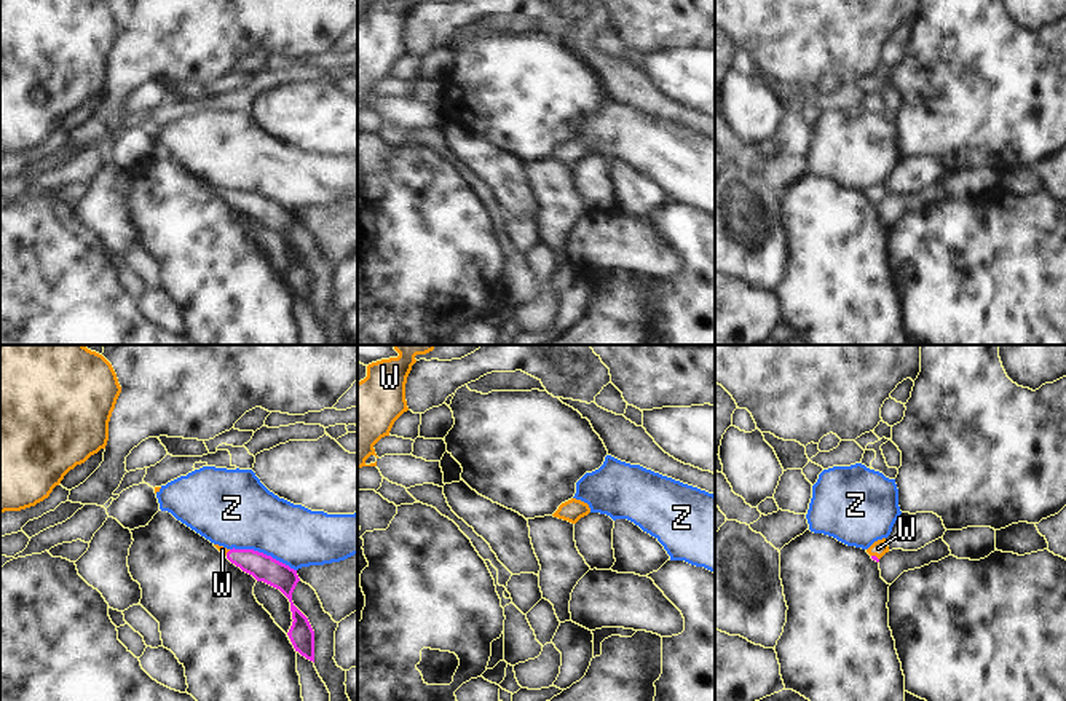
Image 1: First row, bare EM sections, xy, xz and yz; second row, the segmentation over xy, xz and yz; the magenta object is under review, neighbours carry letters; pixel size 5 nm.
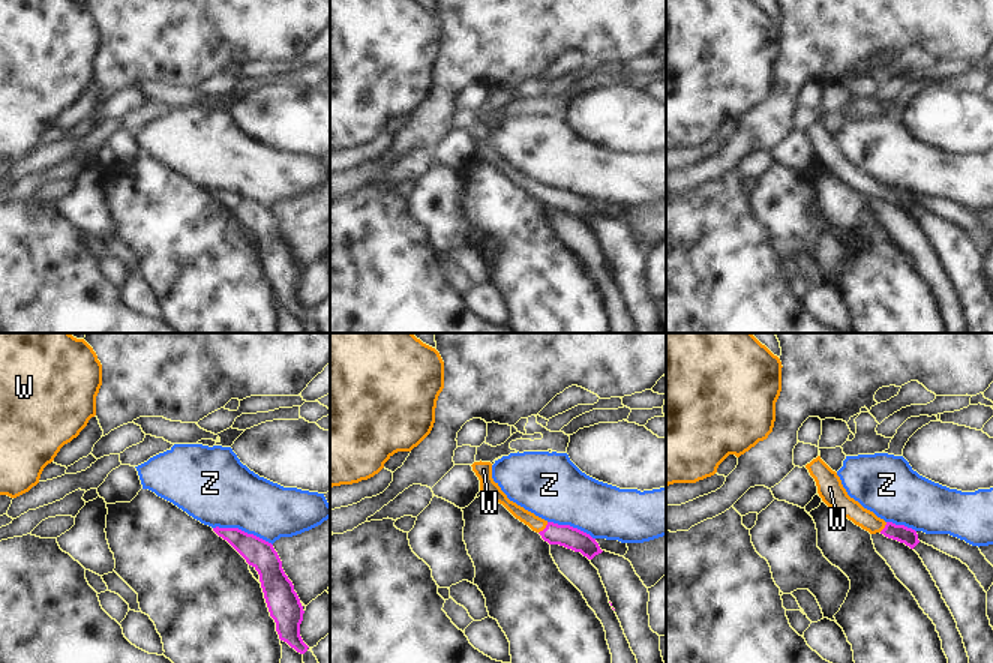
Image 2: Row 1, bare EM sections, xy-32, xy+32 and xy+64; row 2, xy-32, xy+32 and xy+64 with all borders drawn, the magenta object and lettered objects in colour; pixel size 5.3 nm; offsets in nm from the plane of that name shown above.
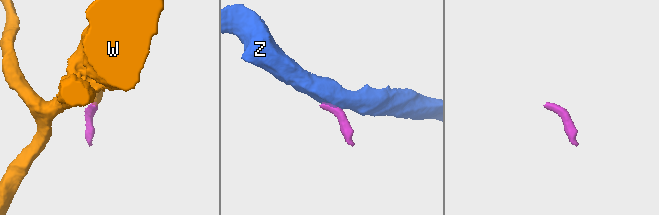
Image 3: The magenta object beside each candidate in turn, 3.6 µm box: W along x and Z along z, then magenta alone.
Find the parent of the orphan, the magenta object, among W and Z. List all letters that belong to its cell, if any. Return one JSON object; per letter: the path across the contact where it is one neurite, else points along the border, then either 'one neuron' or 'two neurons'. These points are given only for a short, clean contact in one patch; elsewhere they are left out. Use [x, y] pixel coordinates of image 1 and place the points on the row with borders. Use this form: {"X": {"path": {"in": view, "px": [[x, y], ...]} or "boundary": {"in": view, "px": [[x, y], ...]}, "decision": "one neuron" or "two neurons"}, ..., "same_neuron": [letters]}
{"W": {"path": {"in": "yz", "px": [[873, 558], [875, 556], [878, 548]]}, "decision": "one neuron"}, "Z": {"boundary": {"in": "xy", "px": [[230, 548], [262, 551], [296, 570]]}, "decision": "two neurons"}, "same_neuron": ["W"]}

